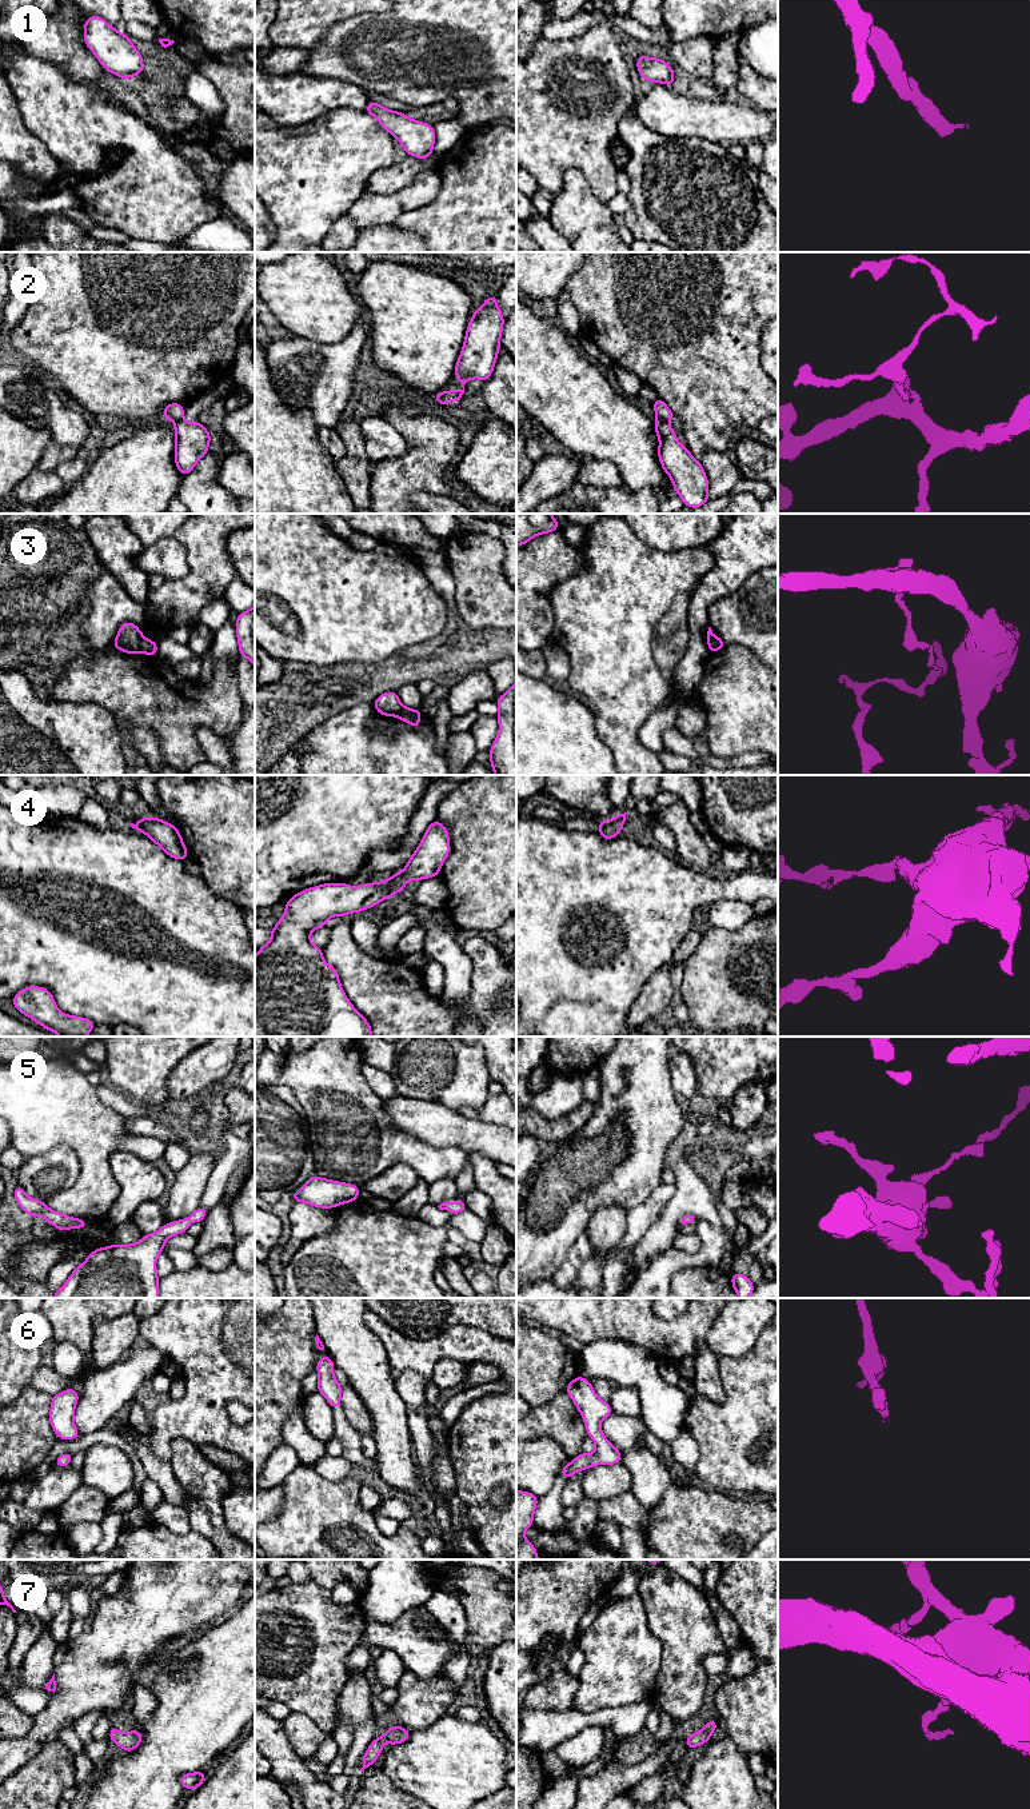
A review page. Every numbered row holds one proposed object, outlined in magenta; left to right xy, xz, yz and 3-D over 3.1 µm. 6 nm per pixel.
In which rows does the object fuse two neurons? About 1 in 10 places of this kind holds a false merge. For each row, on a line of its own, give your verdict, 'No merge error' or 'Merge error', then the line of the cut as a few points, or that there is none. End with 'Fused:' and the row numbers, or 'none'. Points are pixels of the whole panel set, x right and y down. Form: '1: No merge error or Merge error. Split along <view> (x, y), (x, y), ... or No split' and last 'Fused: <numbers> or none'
1: No merge error. No split
2: Merge error. Split along yz (657, 419), (667, 422)
3: Merge error. Split along xy (142, 635), (139, 651)
4: No merge error. No split
5: No merge error. No split
6: No merge error. No split
7: No merge error. No split
Fused: 2, 3

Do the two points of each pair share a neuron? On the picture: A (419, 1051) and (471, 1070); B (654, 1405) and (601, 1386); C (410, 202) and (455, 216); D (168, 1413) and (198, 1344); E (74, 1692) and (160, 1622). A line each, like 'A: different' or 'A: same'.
A: same
B: different
C: different
D: same
E: same

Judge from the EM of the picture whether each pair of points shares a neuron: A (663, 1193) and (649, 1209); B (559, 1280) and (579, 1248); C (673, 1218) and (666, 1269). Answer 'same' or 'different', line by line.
A: same
B: same
C: different

